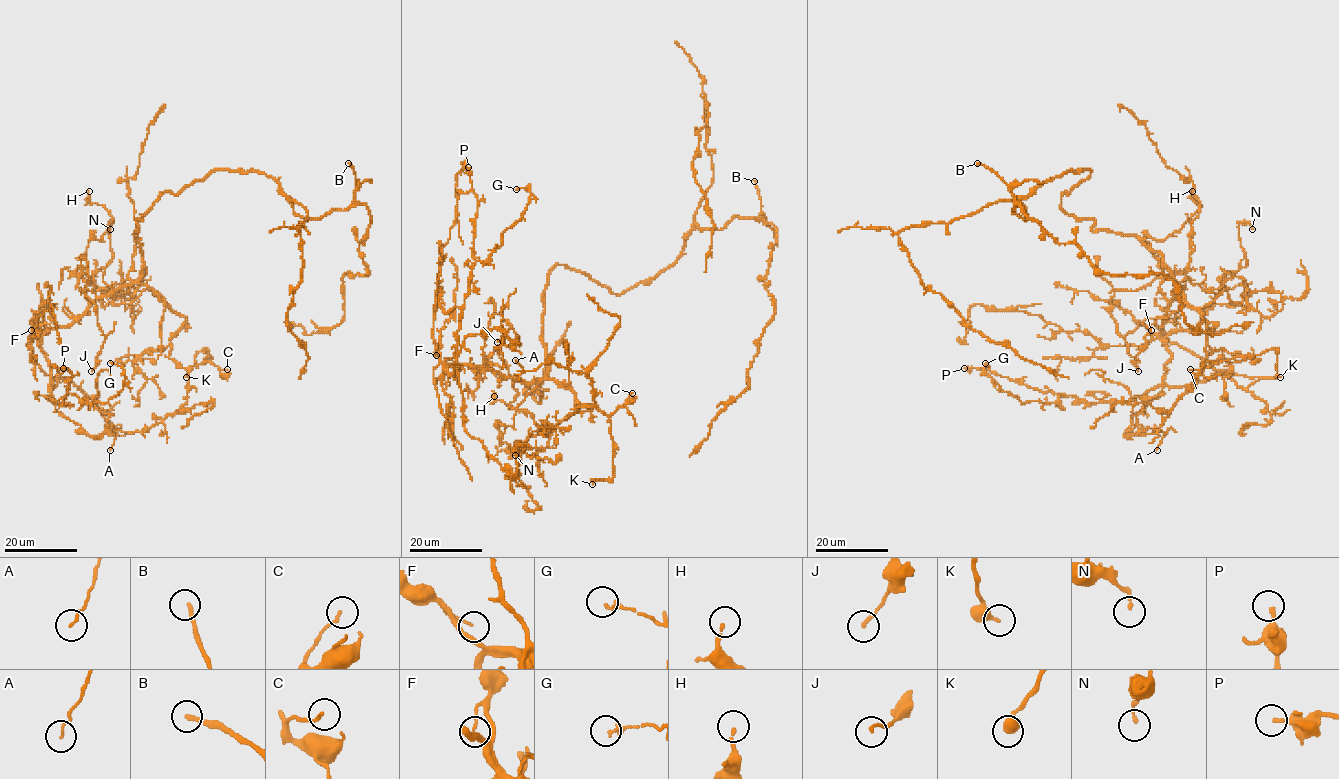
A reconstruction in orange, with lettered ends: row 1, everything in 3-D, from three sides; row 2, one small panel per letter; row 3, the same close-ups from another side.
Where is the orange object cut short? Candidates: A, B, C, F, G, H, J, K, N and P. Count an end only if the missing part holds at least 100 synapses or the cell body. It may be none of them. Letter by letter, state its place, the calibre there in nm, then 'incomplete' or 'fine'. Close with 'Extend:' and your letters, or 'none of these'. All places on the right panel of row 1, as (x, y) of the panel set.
A: (1157, 450) | 100 nm | fine
B: (977, 163) | 190 nm | fine
C: (1190, 369) | 130 nm | fine
F: (1151, 330) | 90 nm | fine
G: (985, 363) | 140 nm | fine
H: (1192, 191) | 160 nm | fine
J: (1138, 371) | 150 nm | fine
K: (1280, 377) | 420 nm | fine
N: (1252, 229) | 150 nm | fine
P: (964, 368) | 180 nm | fine
Extend: none of these

